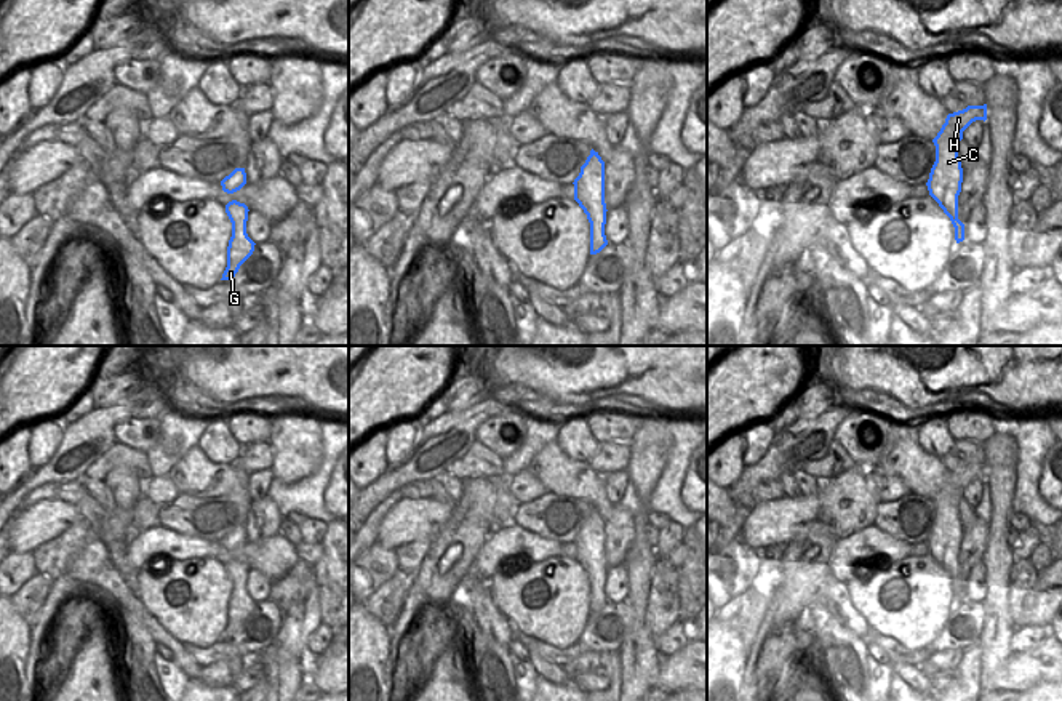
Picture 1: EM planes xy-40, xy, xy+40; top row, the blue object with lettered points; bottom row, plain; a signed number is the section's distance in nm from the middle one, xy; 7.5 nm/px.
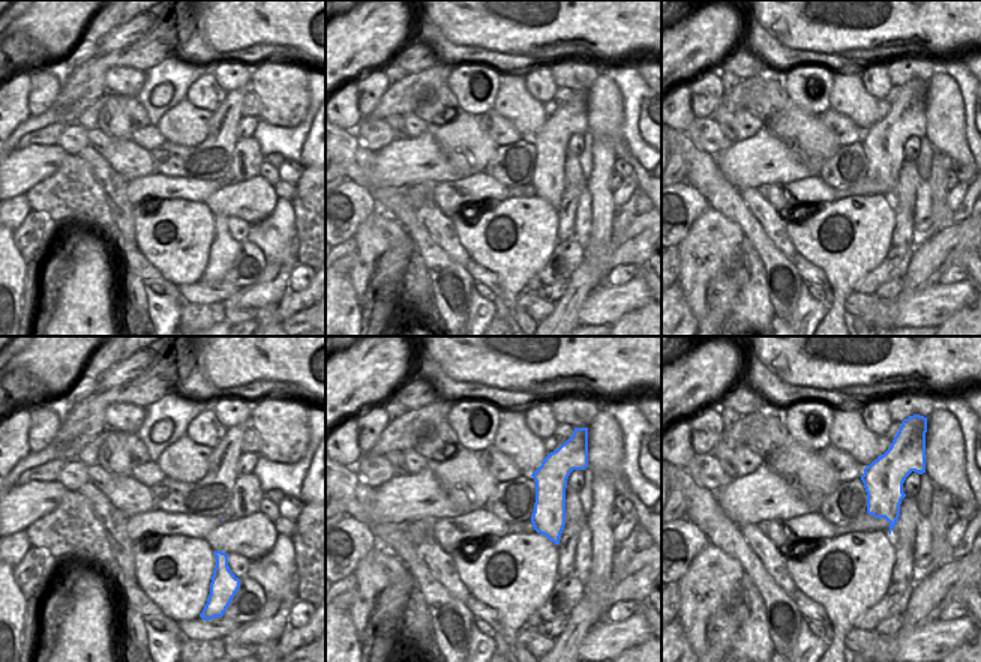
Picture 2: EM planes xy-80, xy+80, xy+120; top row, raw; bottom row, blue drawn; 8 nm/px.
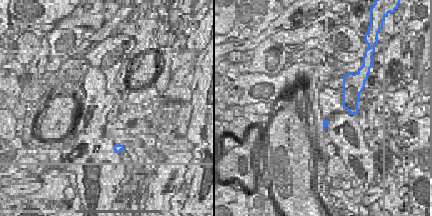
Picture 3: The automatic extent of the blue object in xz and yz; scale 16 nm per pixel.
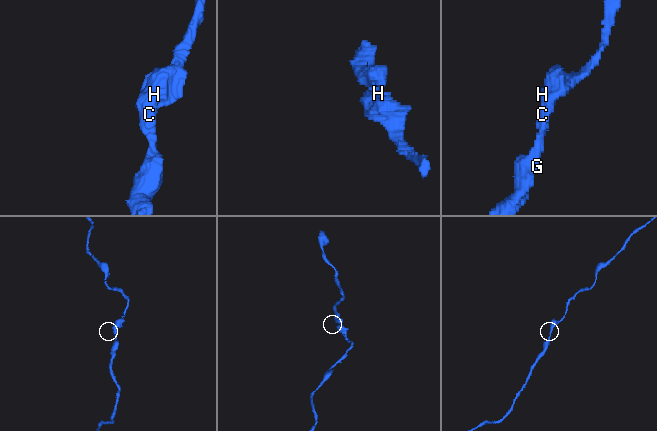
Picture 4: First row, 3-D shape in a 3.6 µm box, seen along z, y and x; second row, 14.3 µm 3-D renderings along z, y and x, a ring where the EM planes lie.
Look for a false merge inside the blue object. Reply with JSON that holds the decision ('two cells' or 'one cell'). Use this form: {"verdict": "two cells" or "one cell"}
{"verdict": "one cell"}

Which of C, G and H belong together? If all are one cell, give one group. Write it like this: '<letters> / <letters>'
C G H

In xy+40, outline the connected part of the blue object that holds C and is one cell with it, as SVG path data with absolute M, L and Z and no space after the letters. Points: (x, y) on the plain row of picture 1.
M987 463L968 464L948 472L937 495L936 520L926 541L929 554L939 562L955 586L956 602L964 599L964 583L958 578L958 554L961 551L963 527L958 515L958 503L963 490L976 479L987 479Z

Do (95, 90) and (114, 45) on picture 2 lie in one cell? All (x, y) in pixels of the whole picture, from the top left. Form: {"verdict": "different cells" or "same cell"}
{"verdict": "different cells"}

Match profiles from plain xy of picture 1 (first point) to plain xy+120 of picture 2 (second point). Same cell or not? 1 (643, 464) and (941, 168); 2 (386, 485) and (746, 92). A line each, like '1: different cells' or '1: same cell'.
1: same cell
2: same cell

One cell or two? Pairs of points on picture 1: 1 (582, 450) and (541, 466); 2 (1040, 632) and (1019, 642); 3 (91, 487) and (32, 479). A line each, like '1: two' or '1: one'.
1: two
2: one
3: two

